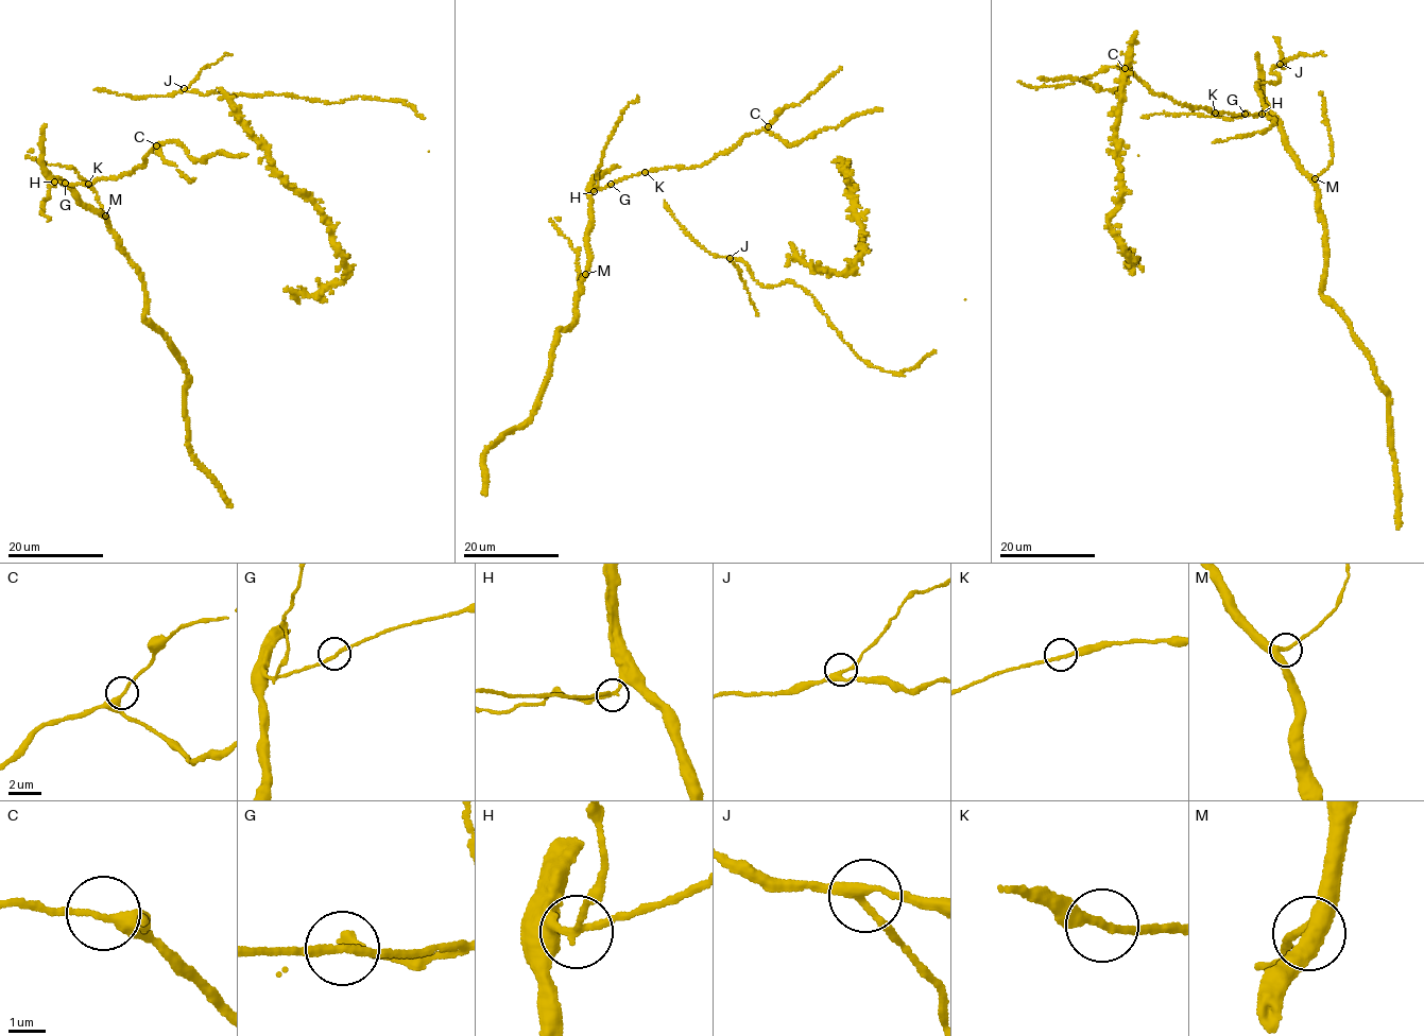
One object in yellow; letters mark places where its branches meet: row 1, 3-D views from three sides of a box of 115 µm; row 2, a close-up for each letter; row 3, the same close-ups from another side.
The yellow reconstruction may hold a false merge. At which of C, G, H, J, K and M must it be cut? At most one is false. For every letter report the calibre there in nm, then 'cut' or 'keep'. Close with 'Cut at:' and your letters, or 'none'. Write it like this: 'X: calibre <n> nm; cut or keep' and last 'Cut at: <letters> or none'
C: calibre 240 nm; keep
G: calibre 200 nm; keep
H: calibre 170 nm; cut
J: calibre 260 nm; keep
K: calibre 190 nm; keep
M: calibre 300 nm; keep
Cut at: H

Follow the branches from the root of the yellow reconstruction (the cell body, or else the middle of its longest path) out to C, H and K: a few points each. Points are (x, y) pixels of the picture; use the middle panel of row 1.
C: (612, 185), (633, 175), (661, 168), (702, 166), (718, 155), (727, 153), (745, 136), (768, 126)
H: (612, 185), (594, 191)
K: (612, 185), (645, 172)

